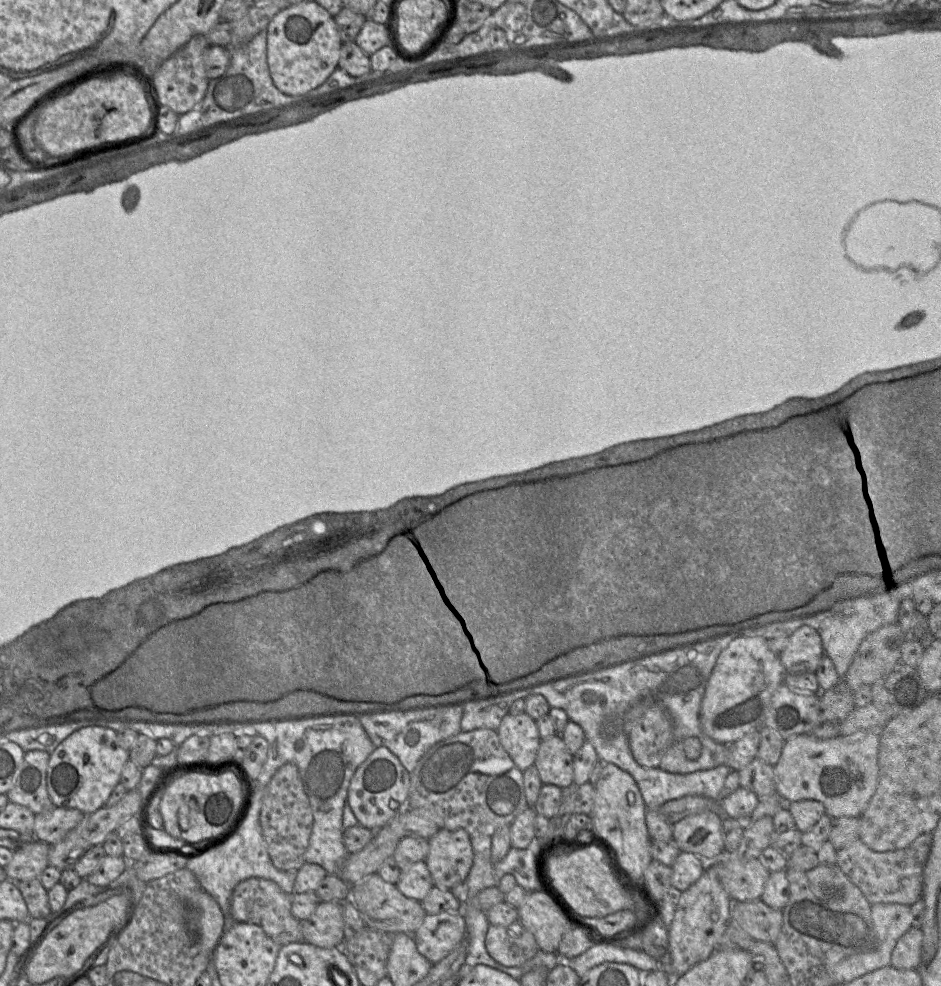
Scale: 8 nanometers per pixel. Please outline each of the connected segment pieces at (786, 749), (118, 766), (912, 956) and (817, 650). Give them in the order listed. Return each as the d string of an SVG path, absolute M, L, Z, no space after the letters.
M862 731L831 739L794 735L784 741L779 760L773 766L775 791L785 804L800 800L820 801L832 819L860 817L876 791L878 745L878 731Z
M87 727L80 729L64 741L50 754L47 767L47 790L55 807L73 808L84 814L91 814L104 807L113 789L120 782L121 772L129 760L129 750L124 749L117 732L102 727Z
M910 928L897 942L891 955L890 965L899 970L916 969L922 956L923 932Z
M803 626L788 637L779 659L786 672L815 673L823 655L824 649L818 632Z

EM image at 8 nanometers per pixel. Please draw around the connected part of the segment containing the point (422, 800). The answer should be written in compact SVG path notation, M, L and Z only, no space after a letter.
M476 729L432 746L410 773L409 798L405 808L426 809L442 818L442 829L465 830L469 835L481 833L492 837L497 830L511 826L514 819L528 807L523 772L516 767L502 747L498 734L490 729Z

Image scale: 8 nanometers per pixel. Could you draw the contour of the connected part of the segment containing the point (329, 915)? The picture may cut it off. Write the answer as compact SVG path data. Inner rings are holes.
M320 902L314 913L300 922L304 942L320 948L341 948L344 941L342 902Z

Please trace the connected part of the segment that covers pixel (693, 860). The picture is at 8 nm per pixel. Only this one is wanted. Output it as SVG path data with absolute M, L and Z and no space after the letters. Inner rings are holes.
M680 852L673 865L671 885L684 892L696 883L710 861L704 861L690 852Z

